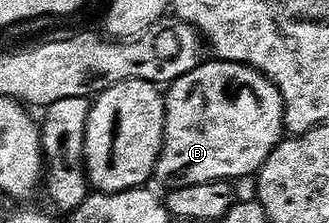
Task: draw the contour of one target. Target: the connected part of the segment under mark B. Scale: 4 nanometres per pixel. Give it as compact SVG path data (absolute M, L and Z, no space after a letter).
M204 60L192 68L192 72L184 72L184 76L165 87L164 101L166 111L162 147L154 165L153 177L159 178L166 188L235 180L245 174L253 175L284 134L282 94L259 70L239 62Z

